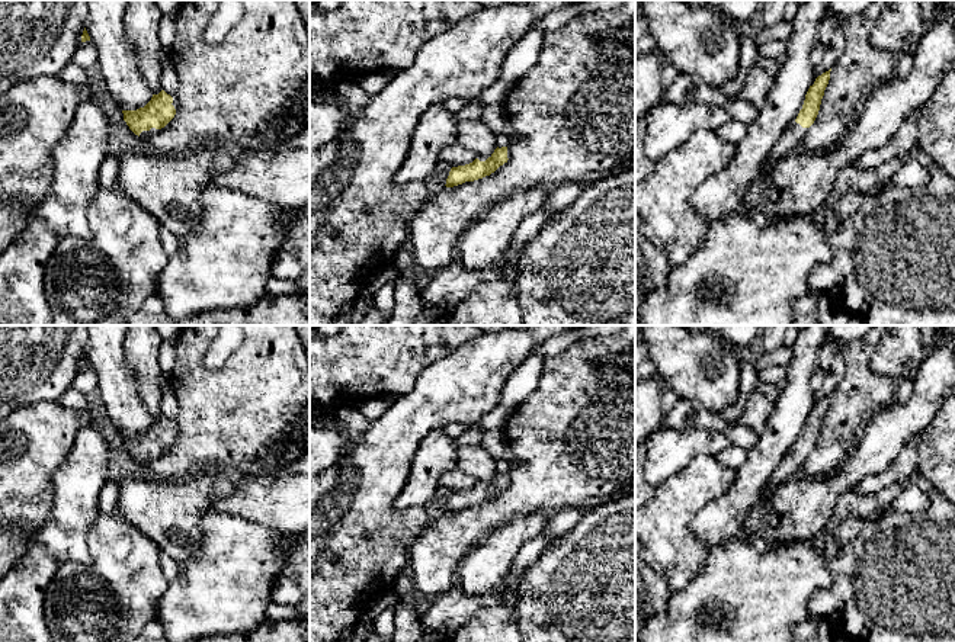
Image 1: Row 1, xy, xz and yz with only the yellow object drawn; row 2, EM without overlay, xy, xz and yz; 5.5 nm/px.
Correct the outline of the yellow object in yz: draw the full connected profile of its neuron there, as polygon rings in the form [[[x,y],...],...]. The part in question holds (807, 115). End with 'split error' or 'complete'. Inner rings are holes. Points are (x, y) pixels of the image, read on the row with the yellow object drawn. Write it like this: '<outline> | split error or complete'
[[[831,68],[818,76],[814,84],[810,86],[802,109],[766,155],[762,166],[762,173],[772,170],[779,160],[798,150],[801,141],[808,132],[808,128],[814,123],[818,115],[821,99],[830,80],[830,71]]] | split error

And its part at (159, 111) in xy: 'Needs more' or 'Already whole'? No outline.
Needs more

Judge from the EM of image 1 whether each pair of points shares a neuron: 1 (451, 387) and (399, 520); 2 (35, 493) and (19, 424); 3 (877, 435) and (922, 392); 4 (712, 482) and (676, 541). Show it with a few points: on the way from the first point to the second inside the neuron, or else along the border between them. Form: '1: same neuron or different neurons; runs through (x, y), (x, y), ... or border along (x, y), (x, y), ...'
1: same neuron; runs through (417, 420), (387, 450), (387, 487)
2: same neuron; runs through (29, 475), (29, 442)
3: same neuron; runs through (888, 430), (915, 404)
4: same neuron; runs through (698, 496), (676, 517), (676, 526)

